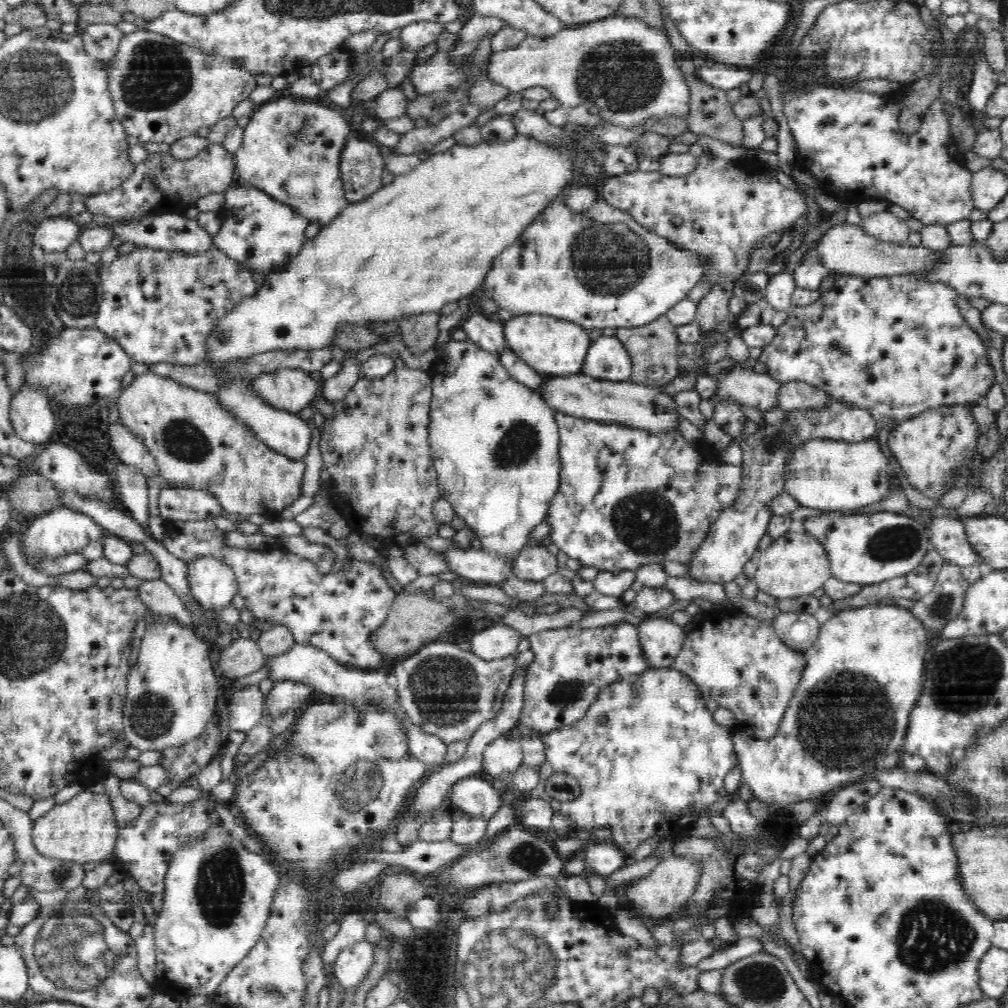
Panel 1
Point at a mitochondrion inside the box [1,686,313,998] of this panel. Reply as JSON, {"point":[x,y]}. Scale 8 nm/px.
{"point":[73,953]}

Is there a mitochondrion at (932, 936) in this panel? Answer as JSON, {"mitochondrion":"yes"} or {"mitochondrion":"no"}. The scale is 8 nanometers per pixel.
{"mitochondrion":"yes"}

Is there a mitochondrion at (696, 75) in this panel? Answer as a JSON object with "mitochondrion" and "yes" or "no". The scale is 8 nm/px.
{"mitochondrion":"no"}

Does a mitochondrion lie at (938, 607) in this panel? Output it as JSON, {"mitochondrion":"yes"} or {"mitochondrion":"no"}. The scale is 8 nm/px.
{"mitochondrion":"yes"}

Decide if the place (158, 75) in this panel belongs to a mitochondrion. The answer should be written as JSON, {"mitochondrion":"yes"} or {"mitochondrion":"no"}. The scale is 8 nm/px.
{"mitochondrion":"yes"}

